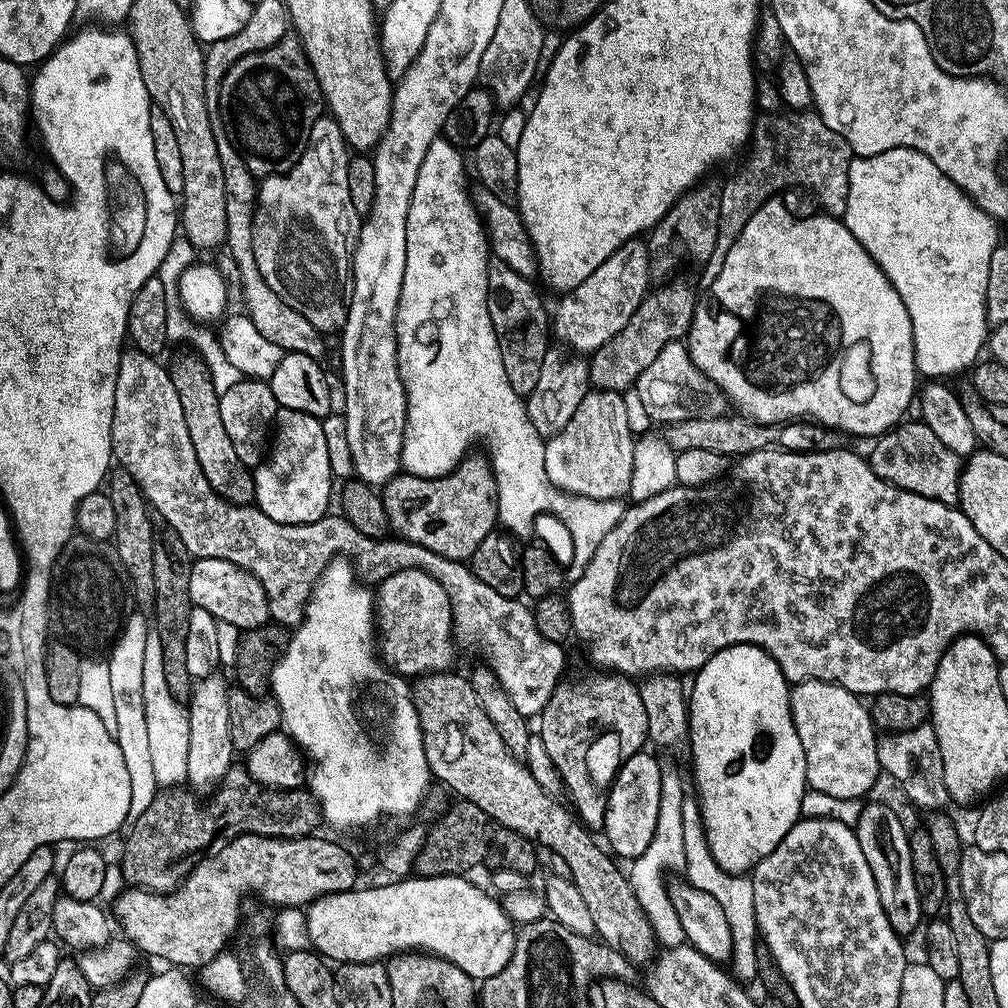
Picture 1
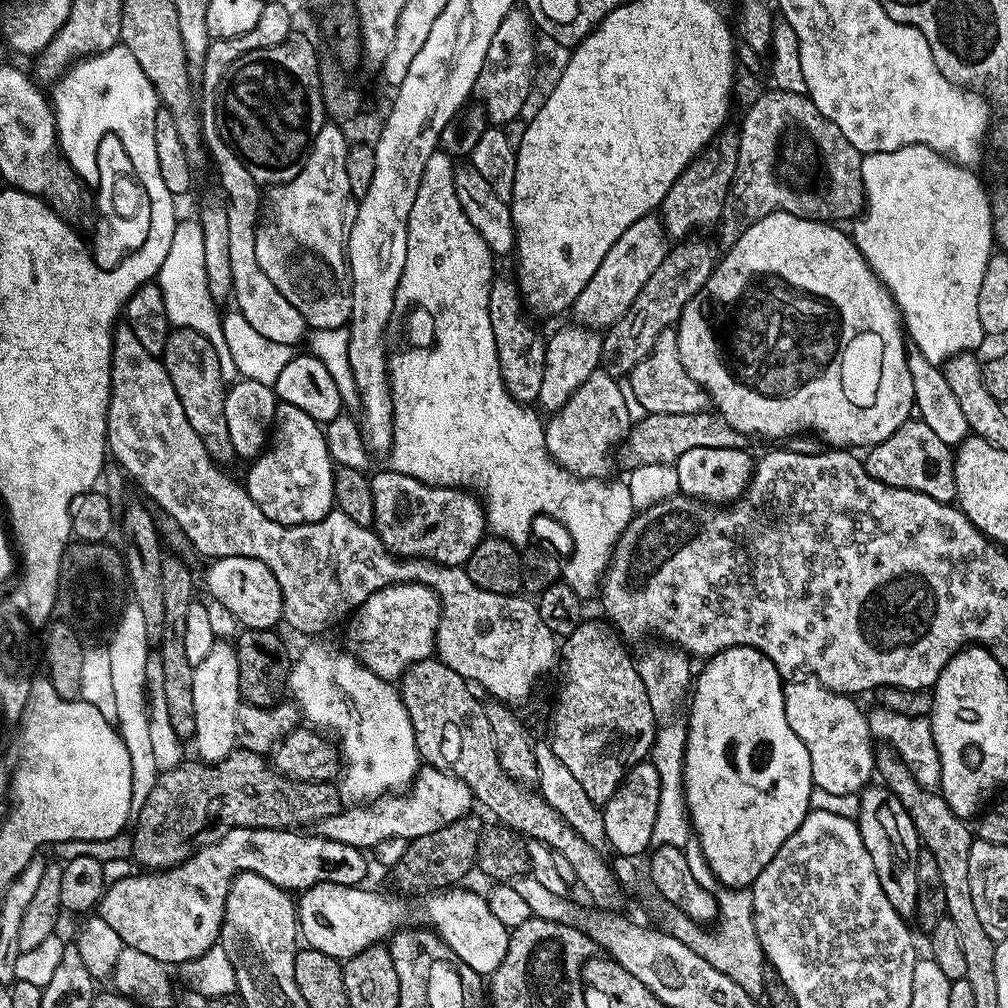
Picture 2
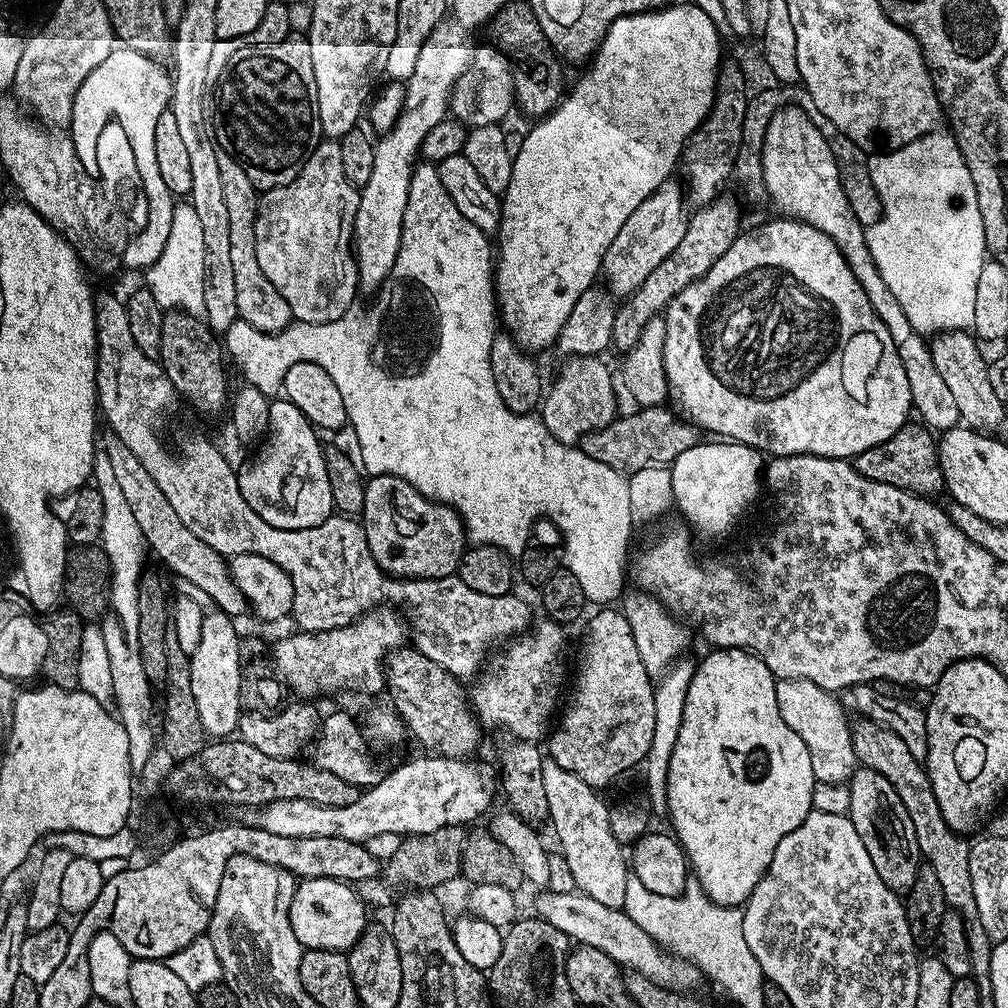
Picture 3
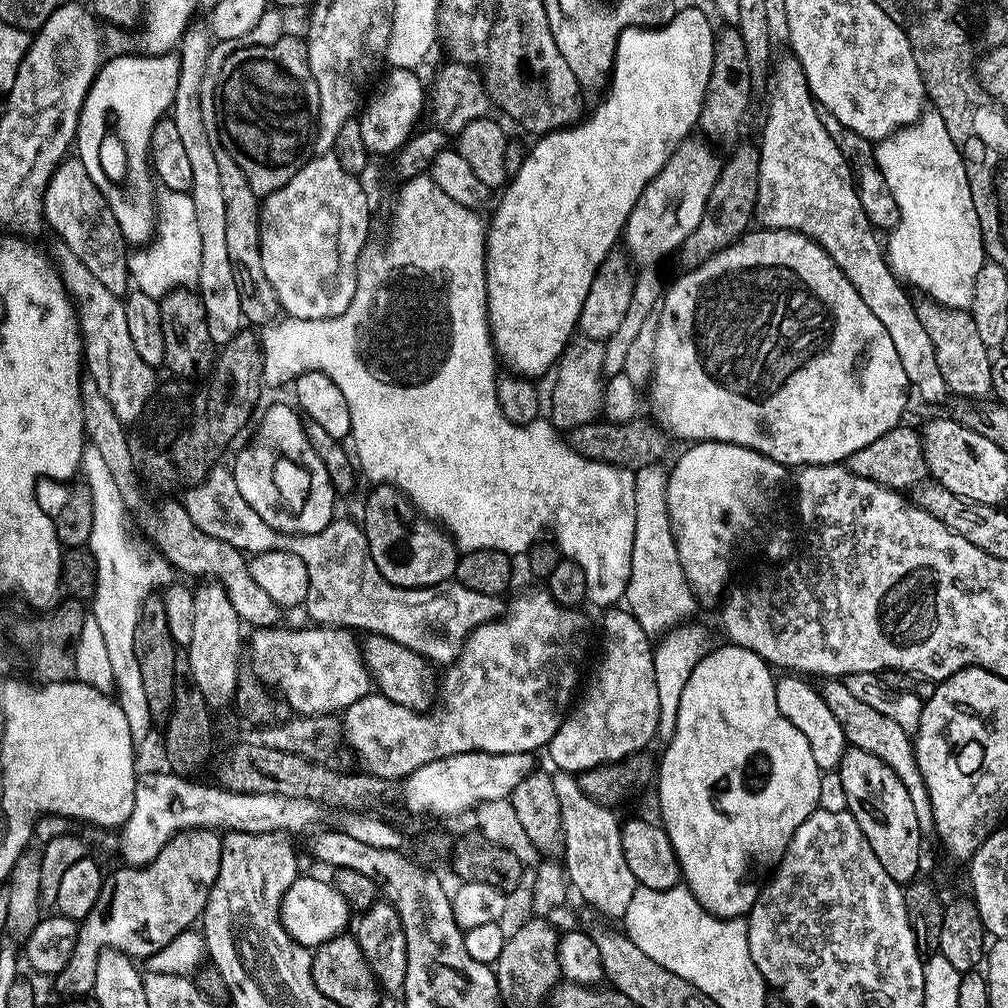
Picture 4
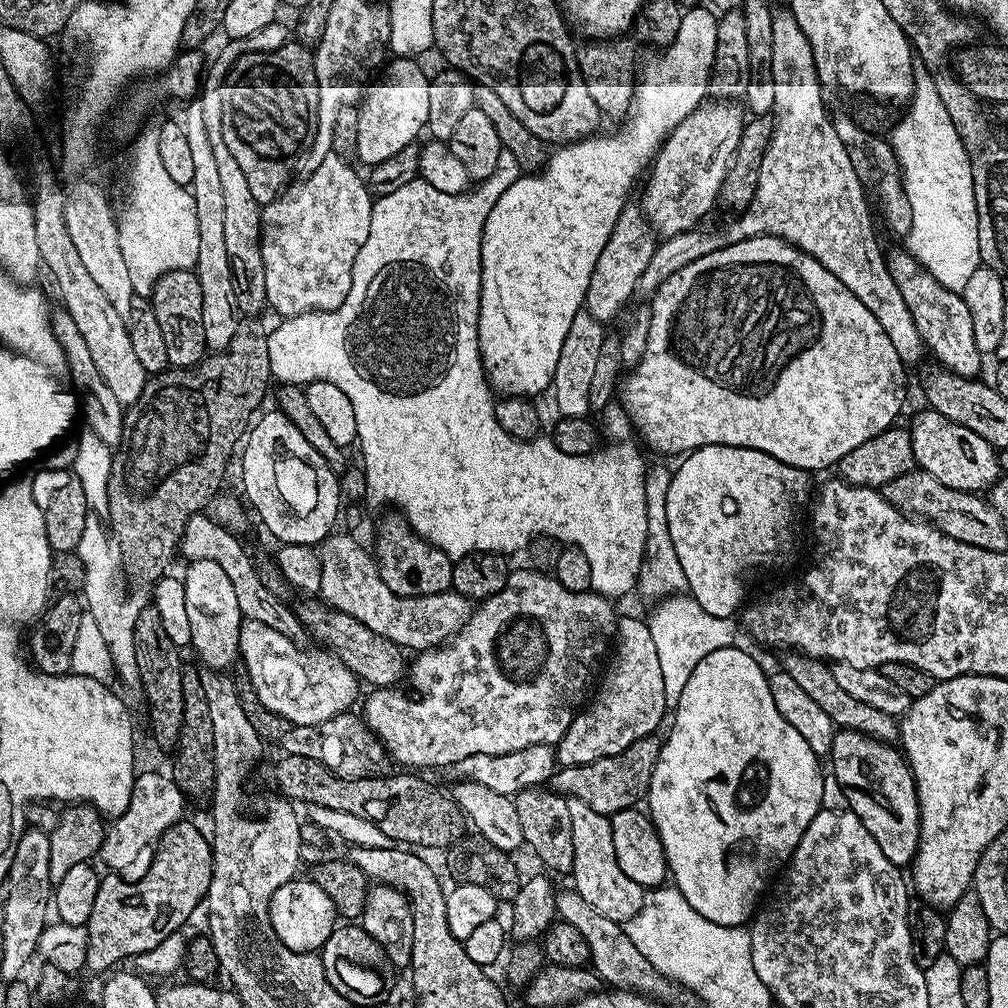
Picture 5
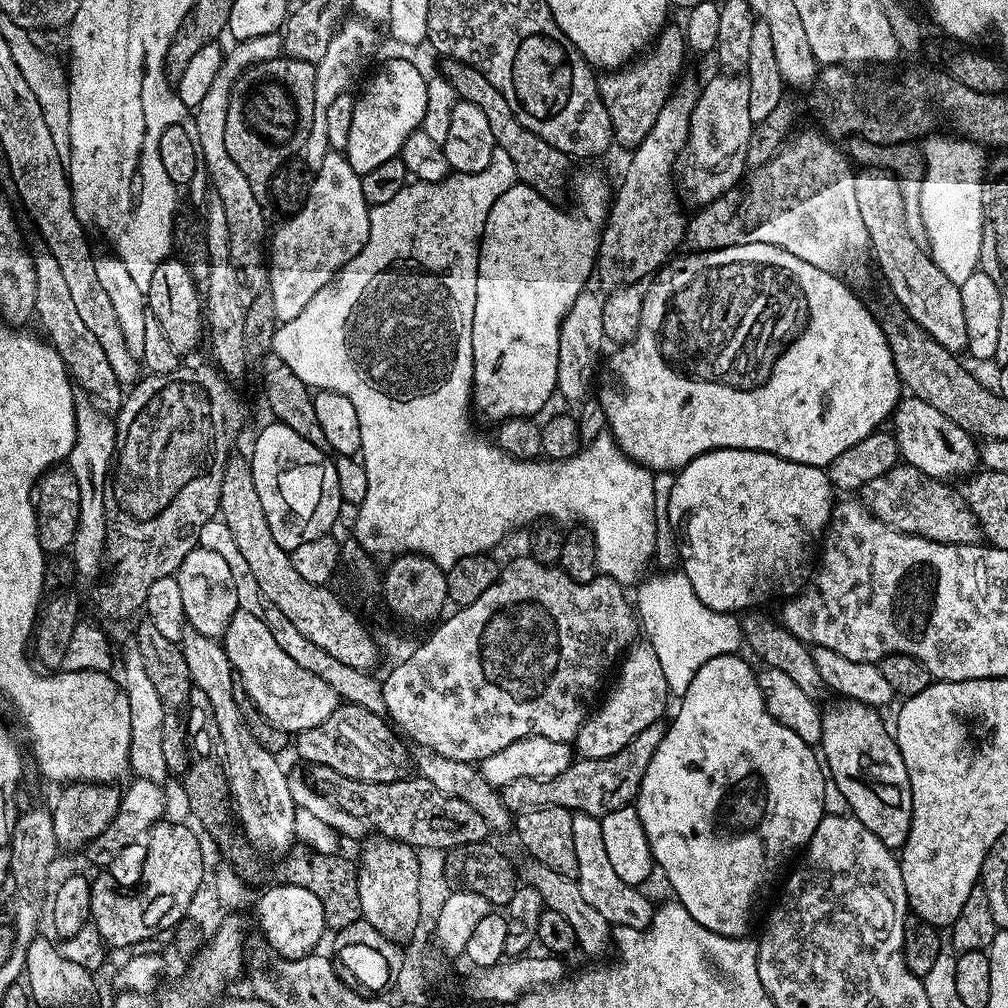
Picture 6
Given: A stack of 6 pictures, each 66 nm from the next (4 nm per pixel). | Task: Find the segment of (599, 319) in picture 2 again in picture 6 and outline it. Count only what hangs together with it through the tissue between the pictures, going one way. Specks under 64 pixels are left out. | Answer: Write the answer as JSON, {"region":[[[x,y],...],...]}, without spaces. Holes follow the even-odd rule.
{"region":[[[744,76],[712,77],[704,88],[701,87],[694,110],[691,112],[691,125],[688,128],[688,142],[682,154],[682,164],[678,170],[678,184],[697,203],[703,206],[719,201],[720,196],[735,189],[735,182],[743,172],[746,172],[747,154],[752,133],[752,119],[750,118],[750,86]]]}

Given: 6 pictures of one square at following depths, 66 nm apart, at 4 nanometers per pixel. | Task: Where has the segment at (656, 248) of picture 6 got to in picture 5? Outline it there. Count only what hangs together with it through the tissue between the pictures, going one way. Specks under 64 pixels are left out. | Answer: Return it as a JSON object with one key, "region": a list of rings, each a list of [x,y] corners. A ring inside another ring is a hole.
{"region":[[[636,206],[624,208],[606,246],[602,246],[602,254],[598,254],[594,274],[590,274],[590,286],[584,299],[588,315],[601,322],[609,322],[627,306],[628,299],[636,296],[638,278],[642,278],[642,270],[650,266],[650,258],[657,245],[657,237],[650,231],[641,209]]]}

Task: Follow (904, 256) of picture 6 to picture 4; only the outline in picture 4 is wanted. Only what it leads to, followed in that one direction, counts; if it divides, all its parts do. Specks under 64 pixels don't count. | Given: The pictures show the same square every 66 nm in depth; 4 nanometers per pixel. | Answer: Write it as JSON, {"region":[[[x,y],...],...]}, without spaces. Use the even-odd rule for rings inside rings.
{"region":[[[927,298],[921,301],[916,304],[916,313],[922,326],[926,326],[926,334],[930,334],[930,342],[934,342],[934,358],[938,358],[938,370],[942,370],[949,393],[968,402],[980,402],[991,397],[993,357],[986,342],[982,342],[978,335],[971,311],[947,308]]]}

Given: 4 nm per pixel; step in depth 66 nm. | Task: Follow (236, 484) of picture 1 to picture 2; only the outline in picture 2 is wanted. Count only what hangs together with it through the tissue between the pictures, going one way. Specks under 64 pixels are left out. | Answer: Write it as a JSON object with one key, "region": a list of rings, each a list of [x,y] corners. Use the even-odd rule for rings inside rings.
{"region":[[[180,326],[176,329],[168,333],[162,357],[164,369],[166,374],[170,374],[170,382],[174,382],[174,390],[178,390],[178,402],[182,402],[182,410],[186,410],[190,426],[194,426],[194,434],[202,438],[206,450],[217,464],[228,466],[231,460],[237,459],[237,454],[232,449],[230,430],[226,430],[226,383],[219,368],[217,345],[211,344],[204,337],[205,333],[195,327]]]}

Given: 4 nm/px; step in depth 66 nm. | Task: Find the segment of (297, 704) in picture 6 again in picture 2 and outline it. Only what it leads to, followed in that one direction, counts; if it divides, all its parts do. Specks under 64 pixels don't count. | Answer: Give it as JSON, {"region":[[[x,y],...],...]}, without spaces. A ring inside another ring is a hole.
{"region":[[[401,582],[386,586],[370,594],[370,598],[355,609],[354,616],[356,621],[348,628],[347,647],[351,655],[384,680],[399,681],[408,667],[435,653],[440,597],[426,584]]]}

